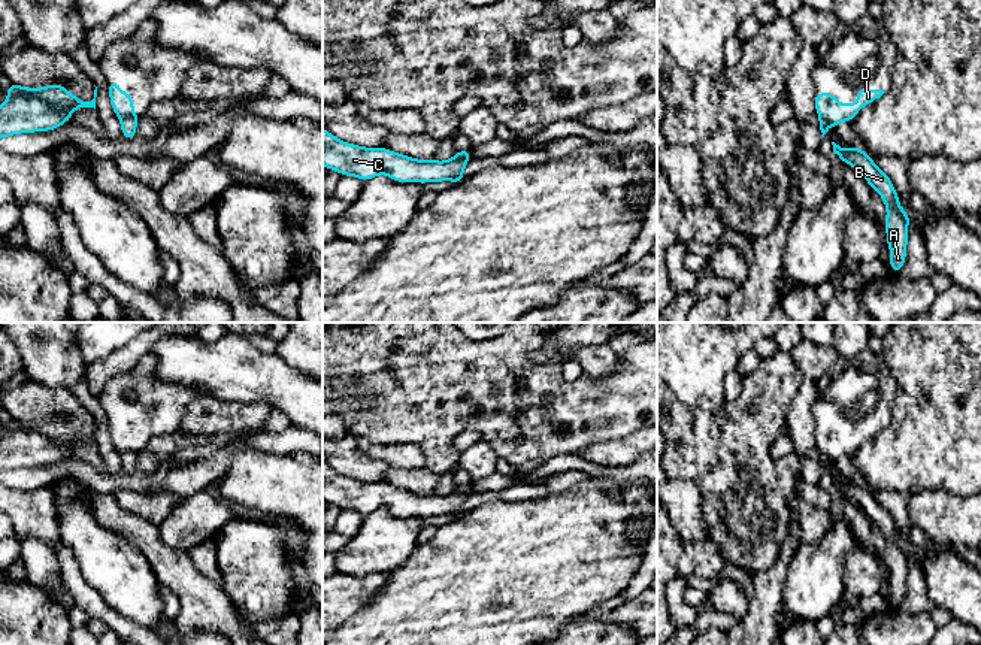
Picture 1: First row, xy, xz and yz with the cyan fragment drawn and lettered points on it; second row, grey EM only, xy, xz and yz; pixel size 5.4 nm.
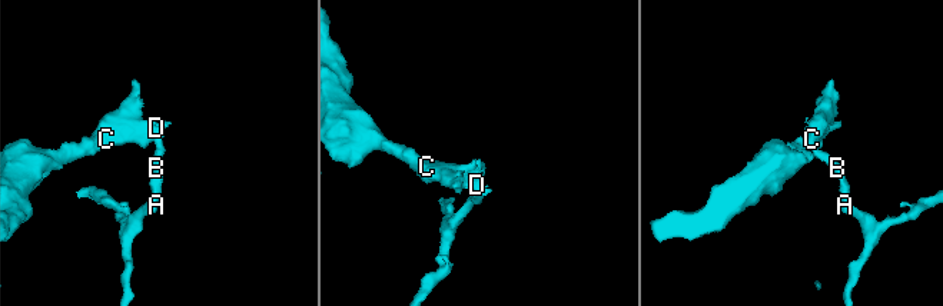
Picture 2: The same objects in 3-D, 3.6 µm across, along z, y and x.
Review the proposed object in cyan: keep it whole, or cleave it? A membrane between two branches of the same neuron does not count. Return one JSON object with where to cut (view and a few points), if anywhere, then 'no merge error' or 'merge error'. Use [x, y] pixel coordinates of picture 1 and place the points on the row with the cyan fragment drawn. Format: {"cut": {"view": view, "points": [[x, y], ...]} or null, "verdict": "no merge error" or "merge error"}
{"cut": {"view": "xy", "points": [[136, 118], [124, 118], [121, 121]]}, "verdict": "merge error"}

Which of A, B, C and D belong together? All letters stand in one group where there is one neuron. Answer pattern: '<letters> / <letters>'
A B / C D

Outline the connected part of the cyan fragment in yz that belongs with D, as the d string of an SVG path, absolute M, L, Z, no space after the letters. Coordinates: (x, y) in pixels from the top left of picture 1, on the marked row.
M857 85L856 105L838 103L833 93L815 93L814 105L818 116L835 127L842 121L853 121L863 106L875 102L884 93L882 90L863 90Z

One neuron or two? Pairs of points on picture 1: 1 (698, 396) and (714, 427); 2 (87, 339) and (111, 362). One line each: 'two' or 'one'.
1: two
2: two

